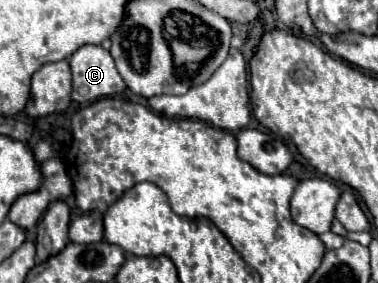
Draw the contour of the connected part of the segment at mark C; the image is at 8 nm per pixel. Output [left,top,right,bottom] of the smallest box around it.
[68,45,126,103]

